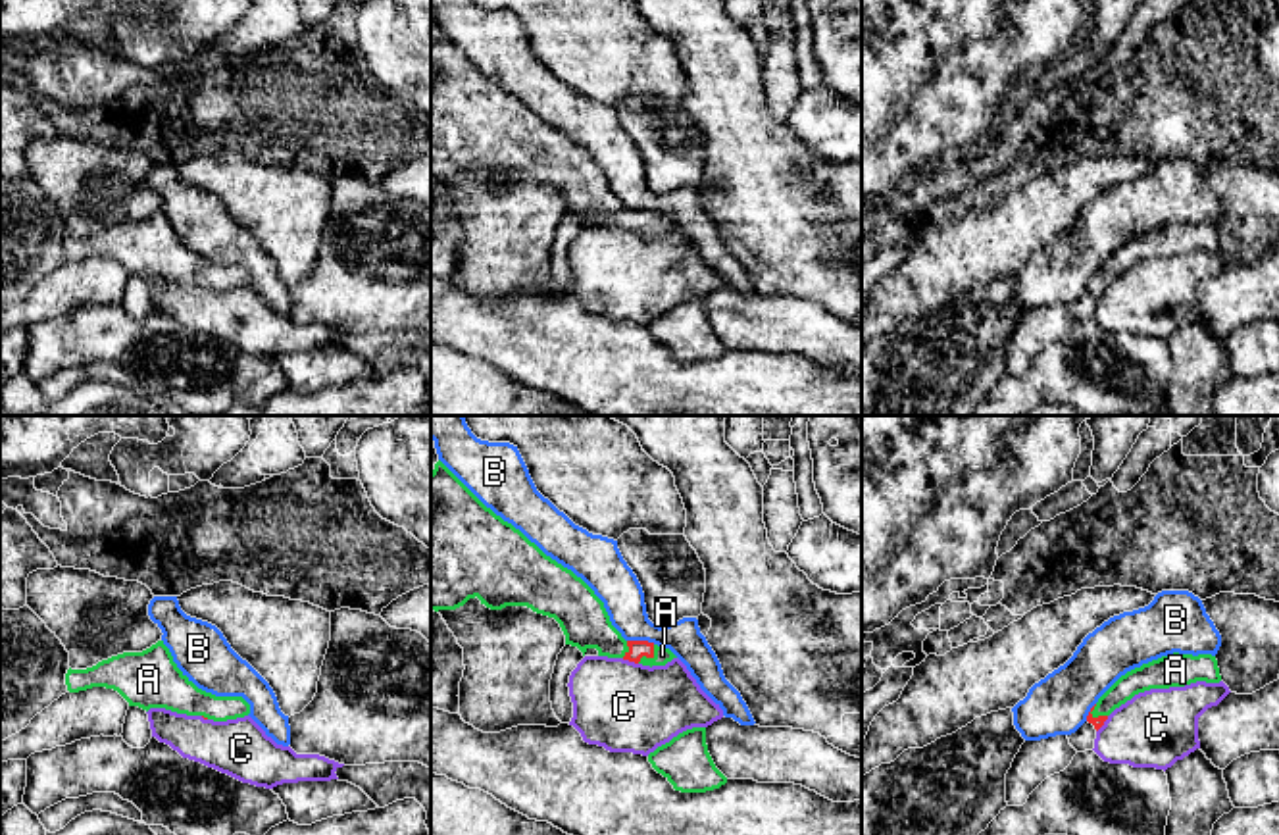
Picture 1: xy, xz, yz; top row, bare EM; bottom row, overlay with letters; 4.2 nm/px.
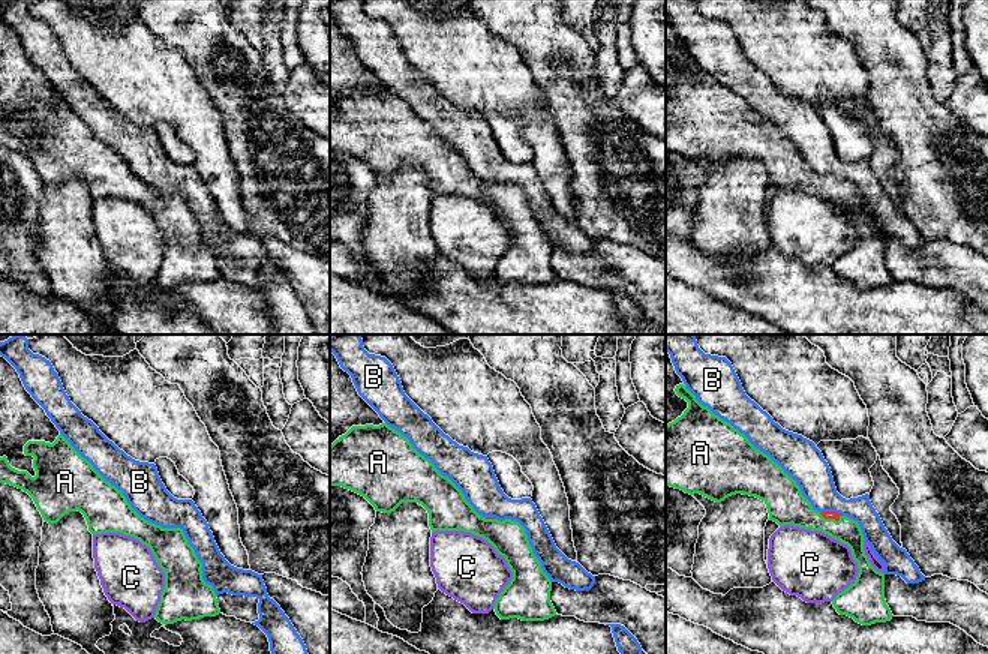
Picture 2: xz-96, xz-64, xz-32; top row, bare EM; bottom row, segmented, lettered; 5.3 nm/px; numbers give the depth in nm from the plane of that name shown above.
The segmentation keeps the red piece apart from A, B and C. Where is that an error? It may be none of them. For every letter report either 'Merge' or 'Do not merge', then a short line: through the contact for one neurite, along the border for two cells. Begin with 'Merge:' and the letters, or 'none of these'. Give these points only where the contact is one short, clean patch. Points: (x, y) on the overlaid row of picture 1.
Merge: A
A: Merge
B: Do not merge. Line: xz (627, 639), (654, 643)
C: Do not merge. Line: xz (622, 658), (637, 664)

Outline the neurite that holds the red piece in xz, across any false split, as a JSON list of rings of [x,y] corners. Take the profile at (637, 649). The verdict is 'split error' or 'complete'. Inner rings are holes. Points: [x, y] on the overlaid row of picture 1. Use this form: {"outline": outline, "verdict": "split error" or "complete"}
{"outline": [[[439,460],[431,471],[431,610],[456,610],[475,596],[490,610],[527,606],[554,618],[565,635],[565,645],[577,646],[583,656],[589,648],[596,648],[598,656],[623,658],[650,668],[677,658],[665,646],[625,641],[612,625],[604,602],[581,577],[487,508]]], "verdict": "split error"}

